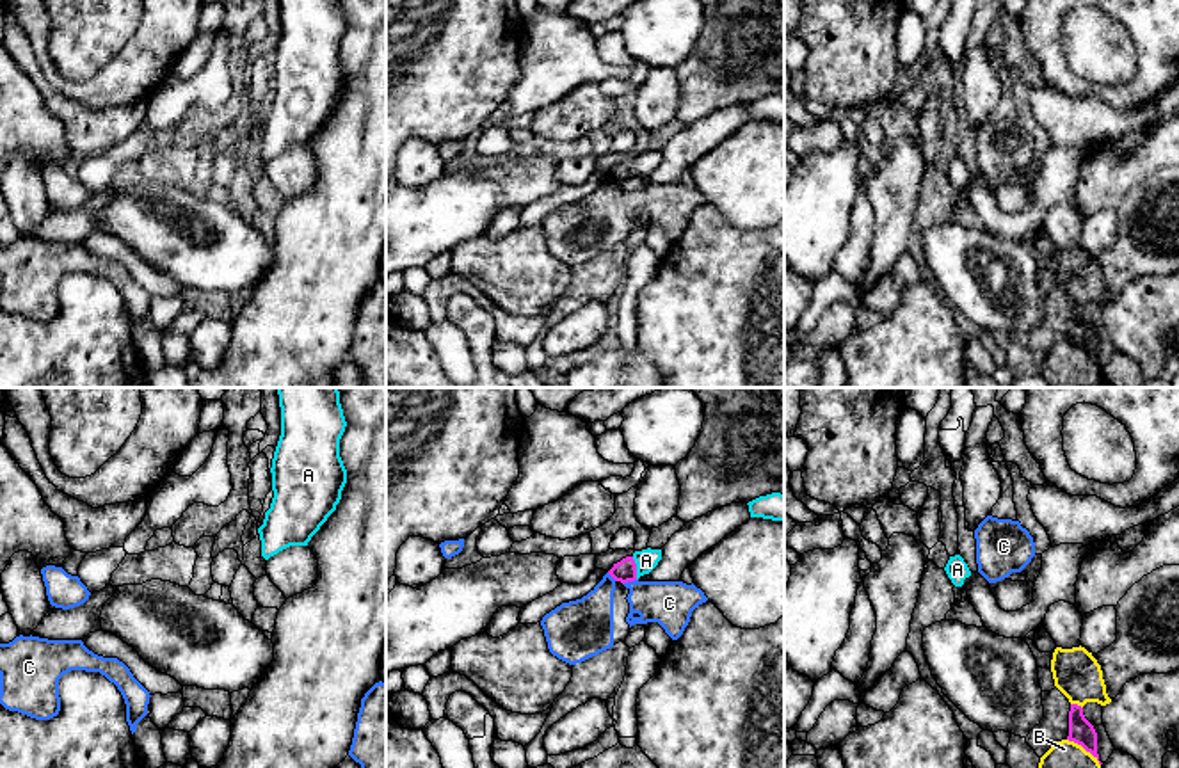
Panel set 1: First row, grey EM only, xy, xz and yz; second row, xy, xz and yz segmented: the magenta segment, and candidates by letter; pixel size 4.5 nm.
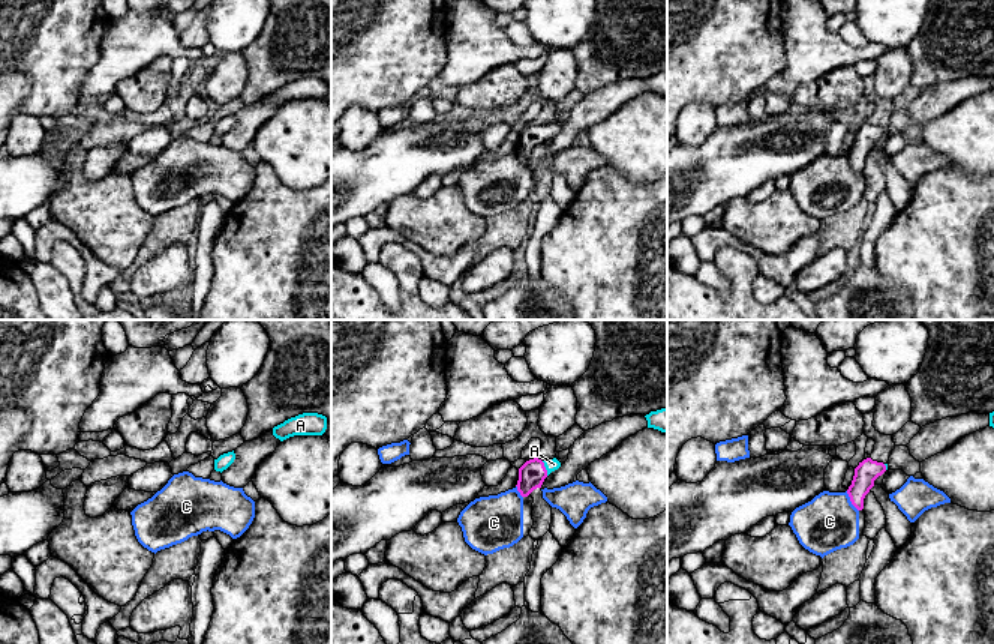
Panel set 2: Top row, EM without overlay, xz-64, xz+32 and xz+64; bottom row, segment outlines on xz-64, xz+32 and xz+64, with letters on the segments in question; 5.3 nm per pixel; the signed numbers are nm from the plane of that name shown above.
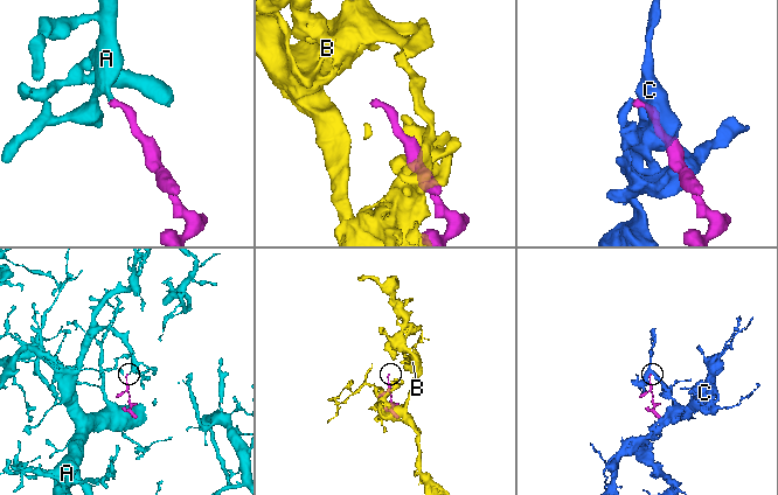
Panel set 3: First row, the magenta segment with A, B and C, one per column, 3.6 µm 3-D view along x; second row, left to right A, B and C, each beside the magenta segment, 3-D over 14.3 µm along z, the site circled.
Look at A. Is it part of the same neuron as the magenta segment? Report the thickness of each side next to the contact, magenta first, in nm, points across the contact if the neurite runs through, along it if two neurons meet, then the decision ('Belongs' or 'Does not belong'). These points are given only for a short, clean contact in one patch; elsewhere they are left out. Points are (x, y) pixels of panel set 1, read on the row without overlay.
Thickness 100 nm (magenta) against 100 nm. Path across: xz (623, 173), (635, 169), (646, 162). Belongs

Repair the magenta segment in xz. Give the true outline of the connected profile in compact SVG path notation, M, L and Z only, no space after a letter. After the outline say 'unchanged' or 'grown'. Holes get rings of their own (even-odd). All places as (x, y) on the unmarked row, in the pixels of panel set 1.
M642 151L635 153L631 158L622 160L614 165L608 176L621 185L635 183L644 176L649 176L662 162L662 151Z; grown

